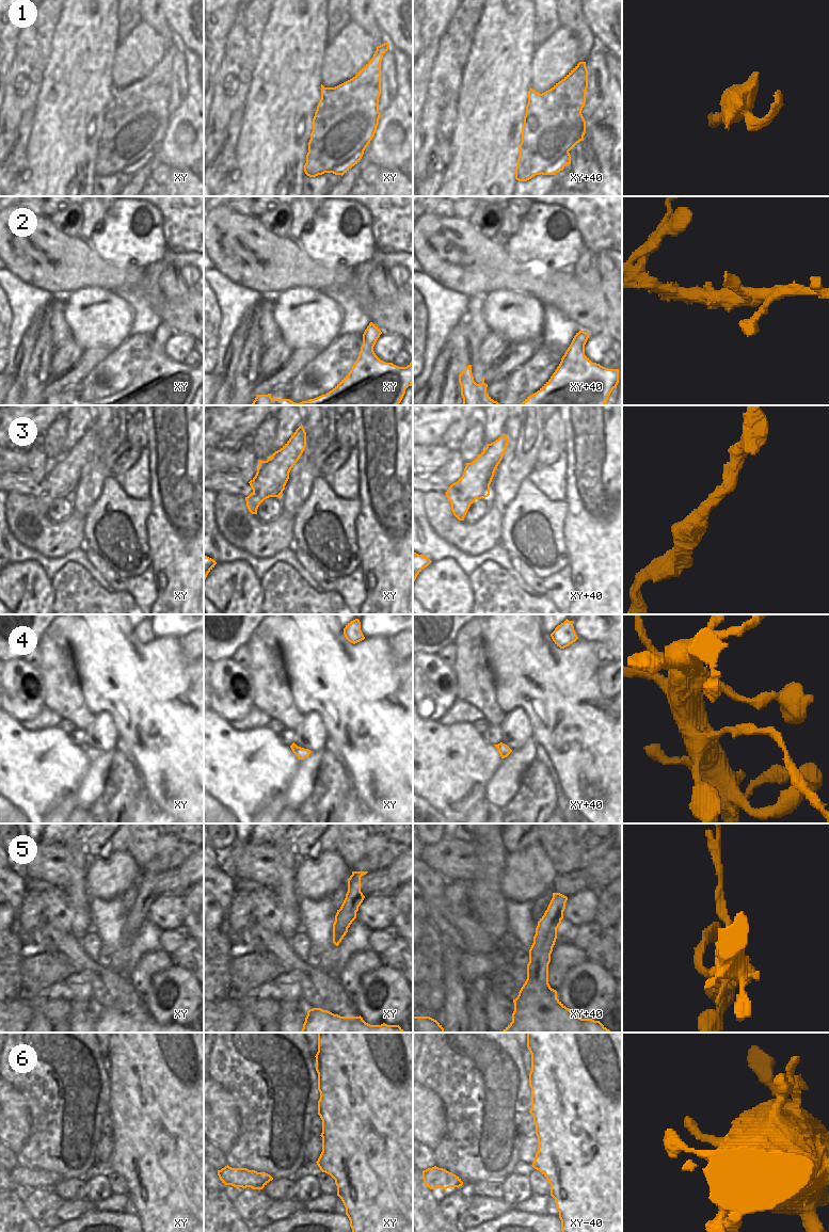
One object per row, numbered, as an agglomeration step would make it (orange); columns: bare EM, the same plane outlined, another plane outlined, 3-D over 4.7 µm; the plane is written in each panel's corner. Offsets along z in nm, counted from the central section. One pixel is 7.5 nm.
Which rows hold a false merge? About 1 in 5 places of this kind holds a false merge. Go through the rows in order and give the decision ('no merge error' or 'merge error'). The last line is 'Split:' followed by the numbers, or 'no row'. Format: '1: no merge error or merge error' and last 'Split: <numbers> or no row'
1: no merge error
2: no merge error
3: no merge error
4: merge error
5: merge error
6: no merge error
Split: 4, 5

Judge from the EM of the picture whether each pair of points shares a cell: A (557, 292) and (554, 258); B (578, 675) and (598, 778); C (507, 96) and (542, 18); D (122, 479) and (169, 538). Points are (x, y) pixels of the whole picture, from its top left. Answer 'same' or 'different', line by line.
A: different
B: same
C: different
D: different

